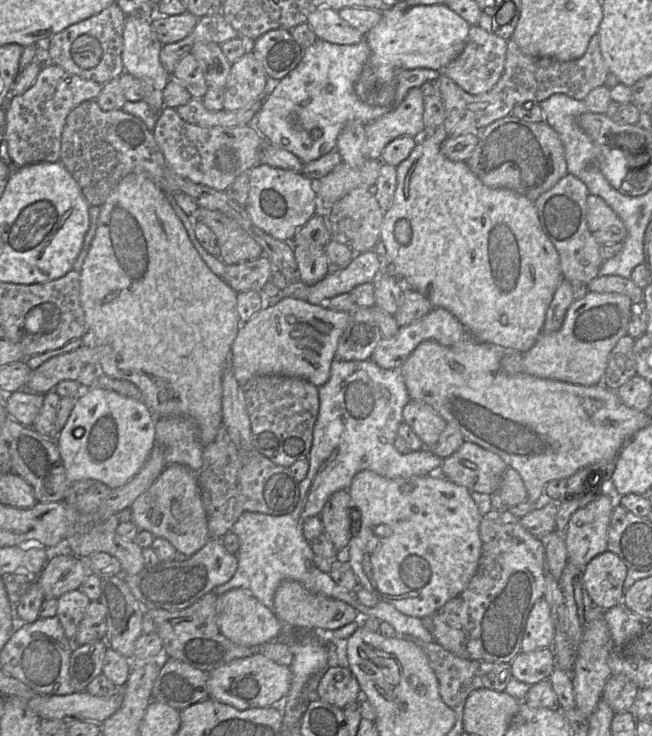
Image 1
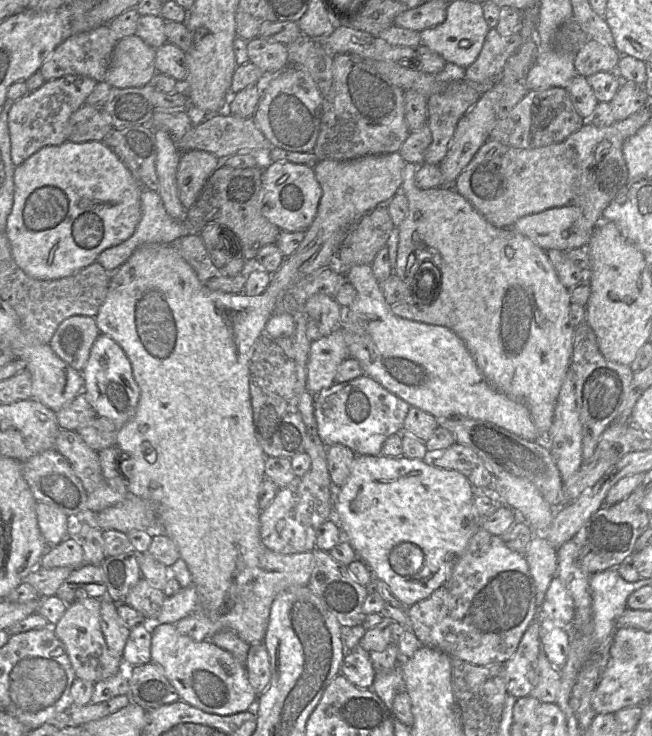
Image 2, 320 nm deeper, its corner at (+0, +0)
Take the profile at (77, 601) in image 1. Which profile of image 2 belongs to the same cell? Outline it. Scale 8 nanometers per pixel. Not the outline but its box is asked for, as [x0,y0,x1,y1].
[53,596,123,684]

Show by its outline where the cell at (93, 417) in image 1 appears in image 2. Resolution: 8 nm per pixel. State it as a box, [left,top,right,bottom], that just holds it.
[81,333,140,426]

